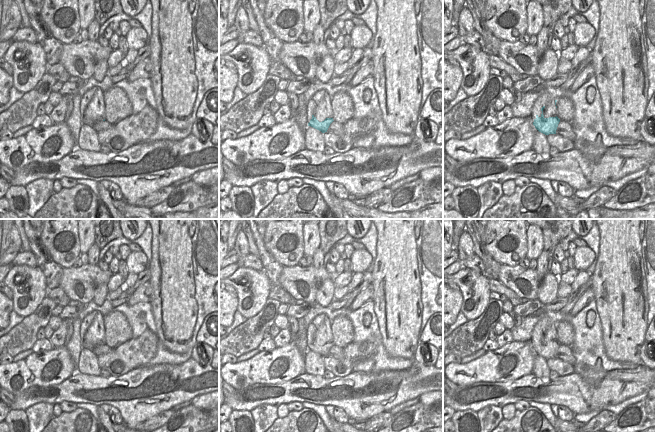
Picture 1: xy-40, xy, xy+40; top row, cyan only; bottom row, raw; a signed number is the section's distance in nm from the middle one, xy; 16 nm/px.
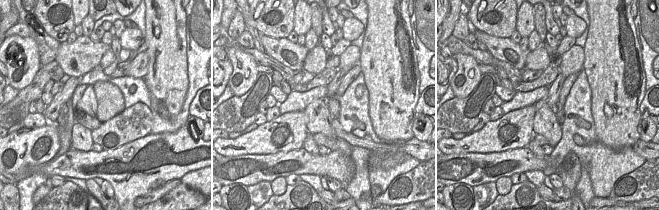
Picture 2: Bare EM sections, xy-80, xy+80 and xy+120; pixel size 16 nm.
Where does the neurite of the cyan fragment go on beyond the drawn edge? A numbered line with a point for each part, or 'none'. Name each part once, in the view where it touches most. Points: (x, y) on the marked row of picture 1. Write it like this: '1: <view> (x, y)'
1: xy+40 (546, 99)

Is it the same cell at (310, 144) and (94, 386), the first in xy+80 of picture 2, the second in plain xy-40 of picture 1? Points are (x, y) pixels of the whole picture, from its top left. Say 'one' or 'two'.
two

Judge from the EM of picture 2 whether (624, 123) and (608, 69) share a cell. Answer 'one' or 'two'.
one

